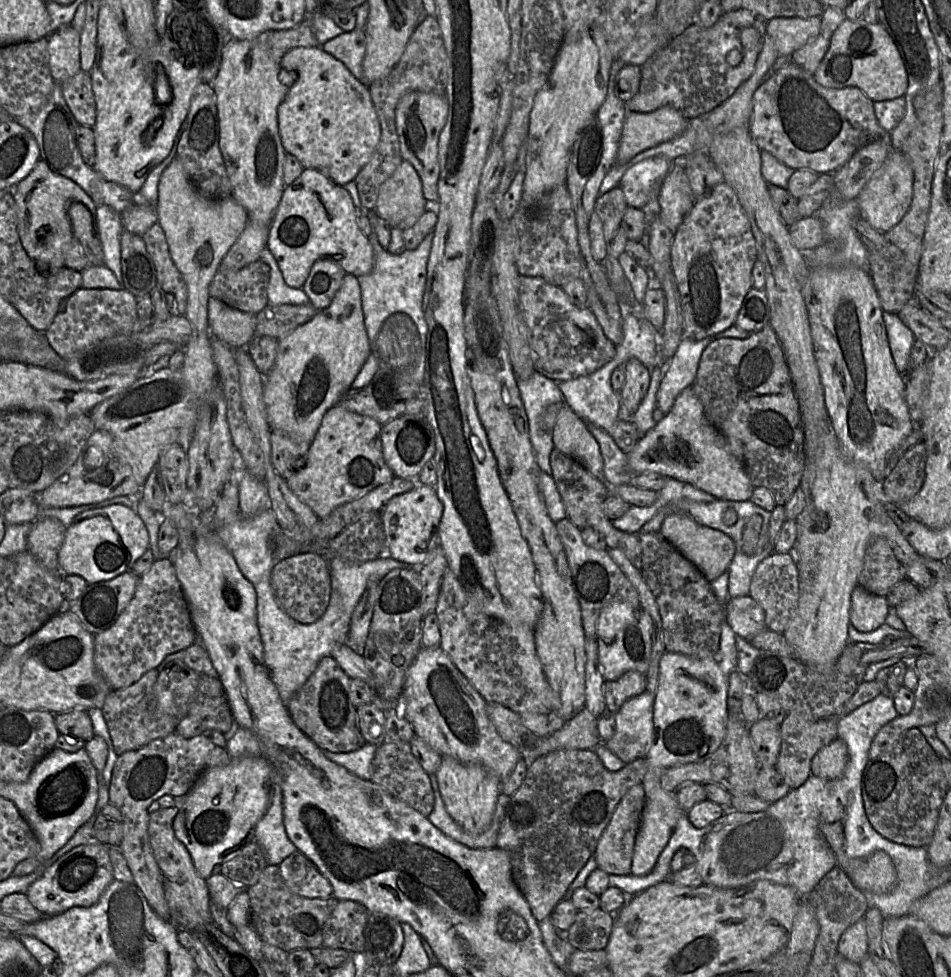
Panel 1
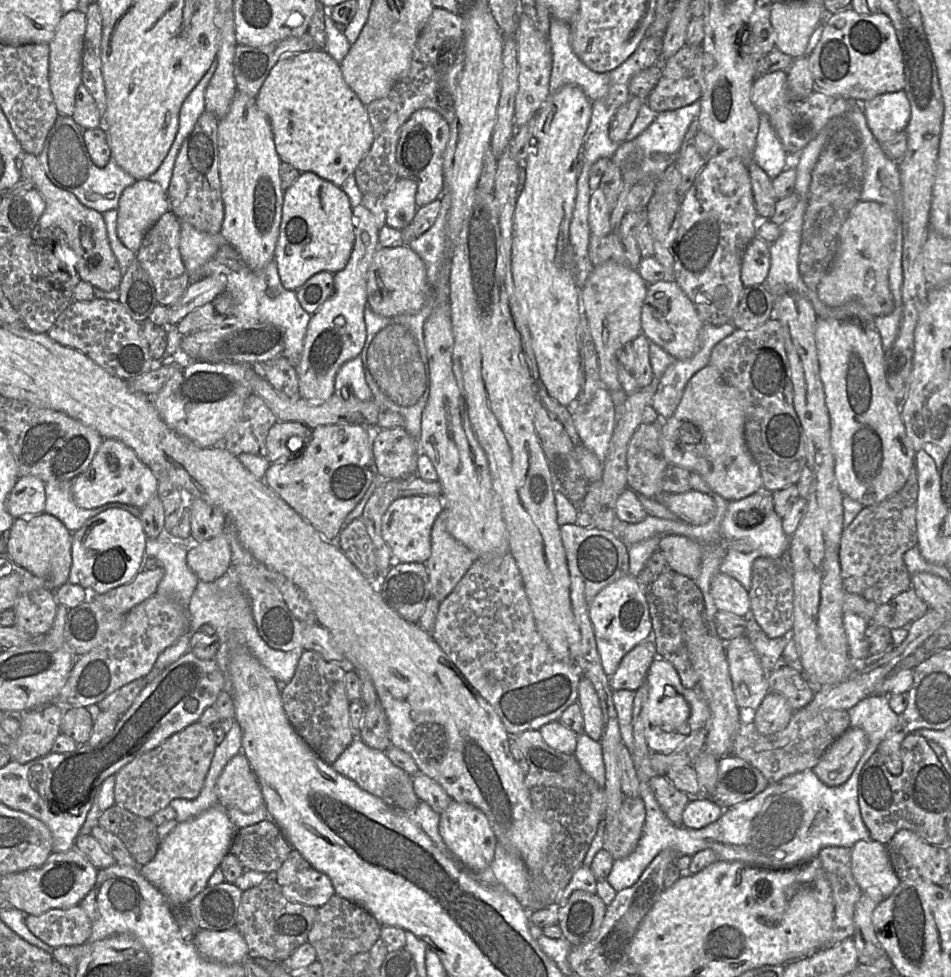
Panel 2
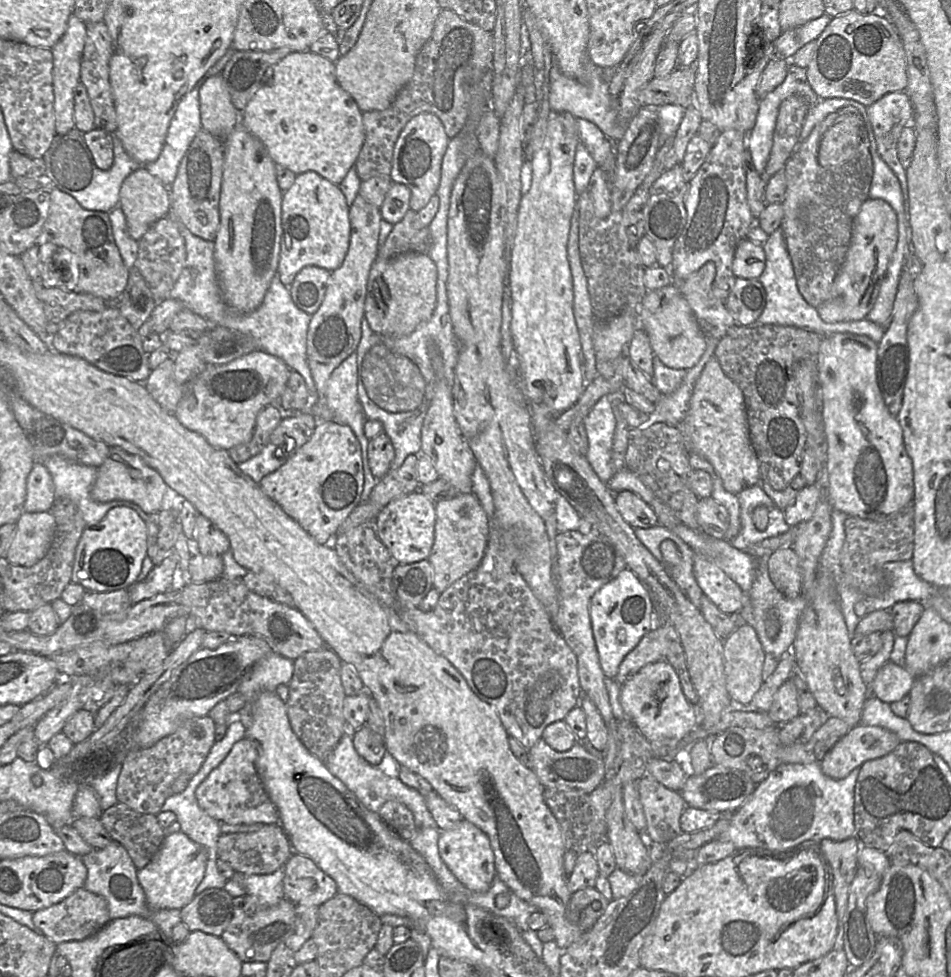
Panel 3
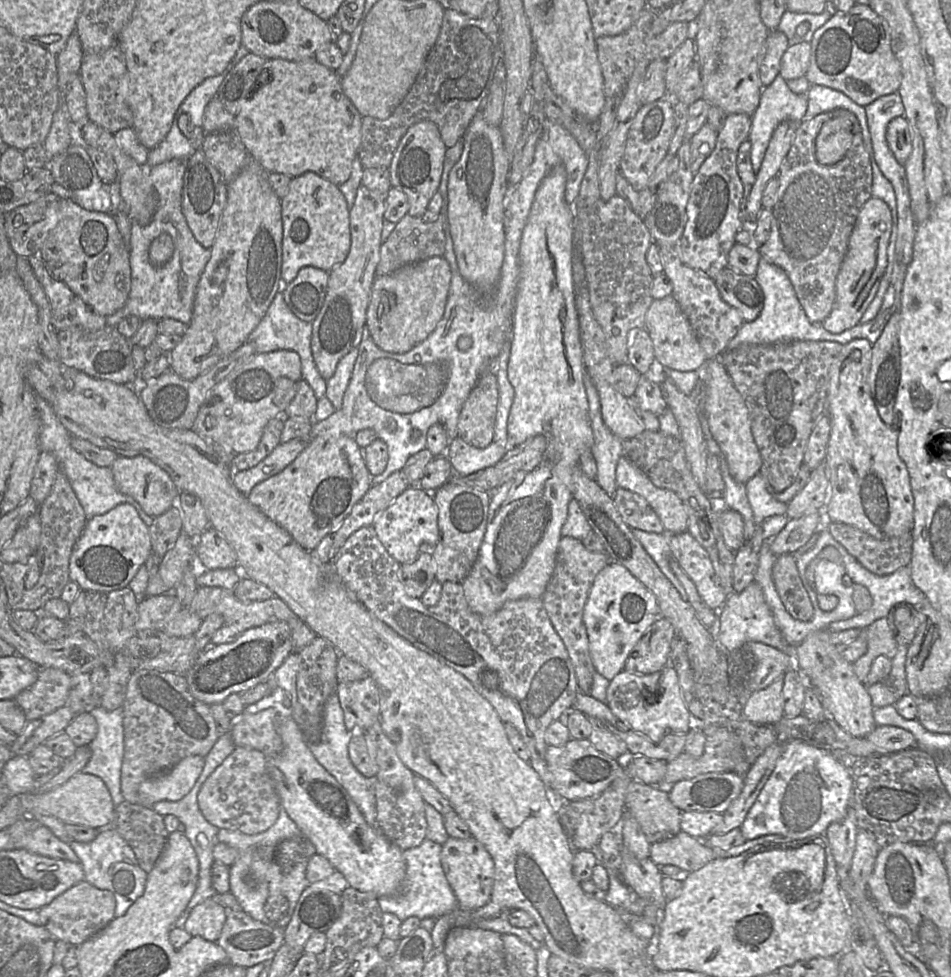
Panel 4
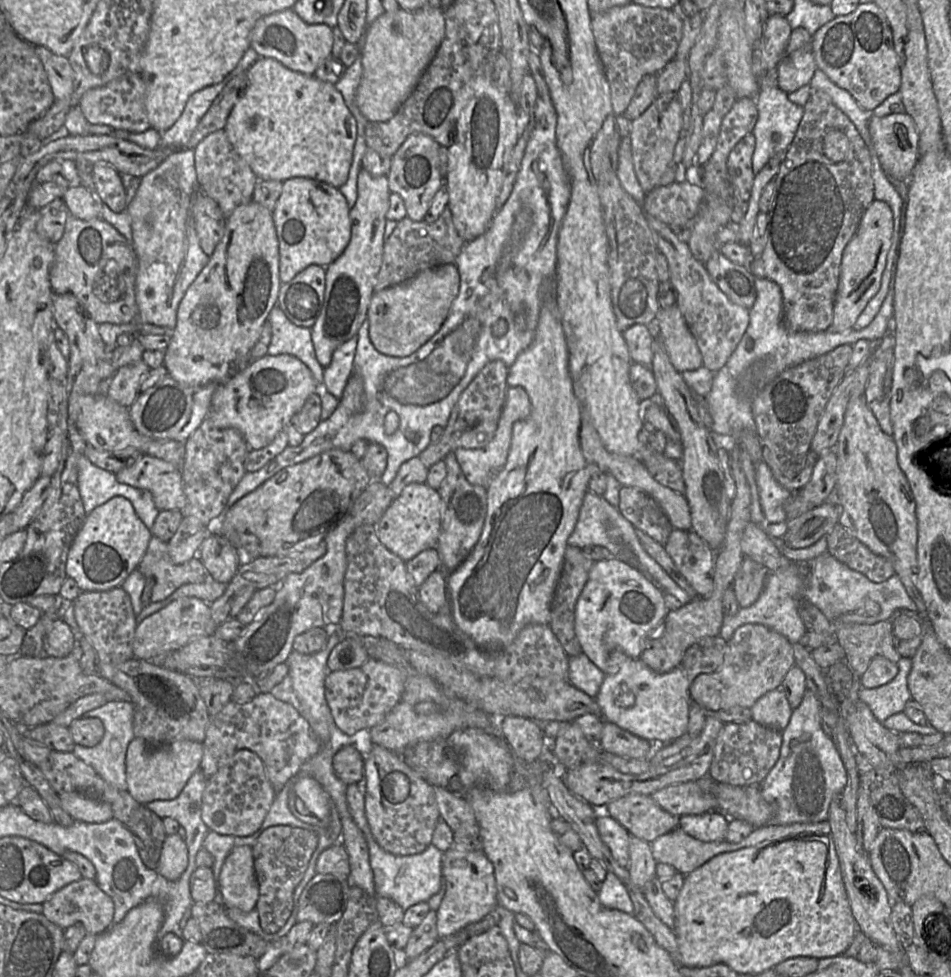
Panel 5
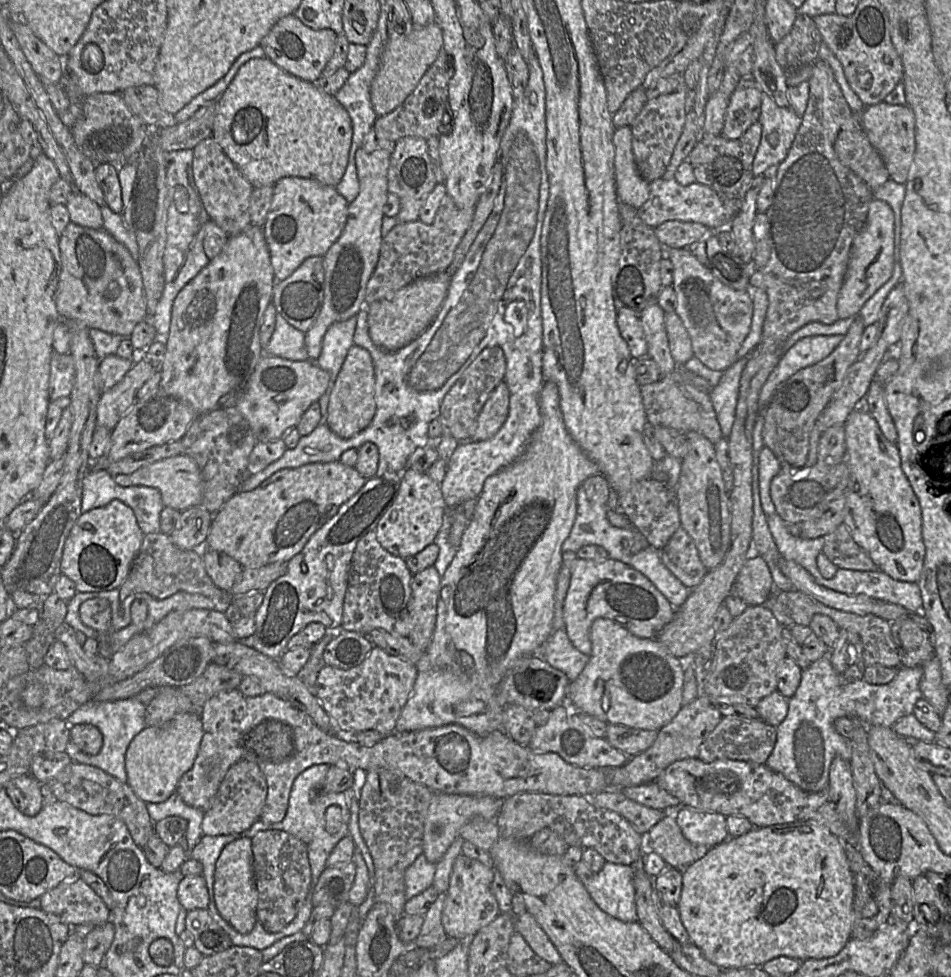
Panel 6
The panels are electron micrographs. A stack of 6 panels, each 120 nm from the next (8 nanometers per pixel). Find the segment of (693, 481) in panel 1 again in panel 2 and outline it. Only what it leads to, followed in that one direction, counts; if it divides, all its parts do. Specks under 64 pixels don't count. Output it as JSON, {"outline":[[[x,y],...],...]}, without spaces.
{"outline":[[[707,364],[701,370],[696,372],[688,381],[685,386],[681,400],[675,409],[673,415],[668,419],[661,420],[659,419],[659,445],[663,454],[664,459],[669,464],[669,466],[678,466],[683,469],[688,470],[689,472],[695,472],[699,474],[705,483],[711,488],[712,491],[720,495],[727,502],[741,500],[745,497],[748,497],[762,488],[762,478],[760,474],[760,469],[752,454],[750,453],[746,441],[744,439],[744,410],[742,405],[742,397],[739,392],[727,385],[719,372],[714,366]]]}

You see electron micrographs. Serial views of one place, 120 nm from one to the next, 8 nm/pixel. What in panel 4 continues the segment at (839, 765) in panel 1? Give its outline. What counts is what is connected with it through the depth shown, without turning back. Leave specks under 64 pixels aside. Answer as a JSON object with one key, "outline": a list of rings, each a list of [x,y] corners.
{"outline":[[[876,726],[864,738],[852,737],[846,749],[854,757],[886,755],[916,746],[916,739],[909,731],[896,726]]]}

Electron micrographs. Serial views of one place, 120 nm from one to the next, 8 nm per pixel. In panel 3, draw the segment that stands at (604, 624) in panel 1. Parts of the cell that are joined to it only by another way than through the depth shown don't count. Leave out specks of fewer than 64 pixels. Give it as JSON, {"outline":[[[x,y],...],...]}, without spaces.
{"outline":[[[627,567],[595,592],[589,605],[589,615],[599,663],[606,678],[616,677],[624,657],[653,630],[652,611],[652,601],[647,587]]]}

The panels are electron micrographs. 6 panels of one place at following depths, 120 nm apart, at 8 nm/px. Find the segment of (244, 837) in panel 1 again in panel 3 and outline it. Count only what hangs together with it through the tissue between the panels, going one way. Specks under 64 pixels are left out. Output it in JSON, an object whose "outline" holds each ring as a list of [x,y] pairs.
{"outline":[[[182,831],[165,836],[153,859],[137,871],[137,878],[145,893],[148,906],[155,910],[181,910],[189,904],[204,877],[206,862],[205,849]]]}

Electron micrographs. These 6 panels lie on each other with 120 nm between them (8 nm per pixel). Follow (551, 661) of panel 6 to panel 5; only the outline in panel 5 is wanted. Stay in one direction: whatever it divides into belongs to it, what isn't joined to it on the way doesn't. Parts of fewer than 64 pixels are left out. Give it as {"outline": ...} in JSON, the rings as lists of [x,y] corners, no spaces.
{"outline":[[[583,653],[568,659],[568,681],[588,696],[595,698],[605,674]]]}

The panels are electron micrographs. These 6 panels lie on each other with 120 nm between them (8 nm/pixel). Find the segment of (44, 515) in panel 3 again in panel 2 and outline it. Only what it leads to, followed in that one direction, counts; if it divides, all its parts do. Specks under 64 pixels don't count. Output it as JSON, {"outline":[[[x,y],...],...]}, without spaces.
{"outline":[[[43,512],[14,520],[6,535],[5,552],[20,567],[46,580],[46,589],[56,591],[68,582],[72,564],[72,532],[55,516]]]}

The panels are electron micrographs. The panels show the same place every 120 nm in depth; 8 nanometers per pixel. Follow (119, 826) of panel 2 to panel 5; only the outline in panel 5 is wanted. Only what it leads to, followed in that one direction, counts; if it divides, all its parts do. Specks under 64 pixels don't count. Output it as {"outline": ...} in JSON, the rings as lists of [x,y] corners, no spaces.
{"outline":[[[141,805],[131,813],[127,825],[131,832],[139,855],[149,869],[156,869],[167,834],[163,819]]]}

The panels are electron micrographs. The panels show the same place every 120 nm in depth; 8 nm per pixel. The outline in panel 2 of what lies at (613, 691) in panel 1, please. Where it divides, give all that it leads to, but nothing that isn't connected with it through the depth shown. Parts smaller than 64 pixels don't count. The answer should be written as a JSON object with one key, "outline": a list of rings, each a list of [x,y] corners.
{"outline":[[[652,638],[636,645],[621,660],[615,673],[610,676],[610,688],[632,690],[636,692],[644,681],[648,670],[657,657],[657,650]]]}

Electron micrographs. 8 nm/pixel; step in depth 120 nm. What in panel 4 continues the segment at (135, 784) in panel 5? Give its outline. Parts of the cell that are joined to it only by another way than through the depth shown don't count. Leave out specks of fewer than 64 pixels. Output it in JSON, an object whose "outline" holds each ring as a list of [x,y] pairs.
{"outline":[[[188,756],[170,770],[146,779],[139,786],[140,803],[144,807],[150,807],[162,800],[182,799],[194,786],[204,764],[205,757]]]}

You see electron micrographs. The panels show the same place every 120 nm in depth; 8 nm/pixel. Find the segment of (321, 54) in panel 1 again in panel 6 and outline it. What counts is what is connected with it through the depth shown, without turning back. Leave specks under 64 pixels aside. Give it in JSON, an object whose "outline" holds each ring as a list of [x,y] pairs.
{"outline":[[[267,57],[262,59],[251,59],[243,64],[225,92],[216,100],[212,138],[222,147],[225,154],[254,188],[274,185],[279,179],[288,176],[314,179],[320,183],[335,187],[346,171],[352,137],[353,127],[351,118],[335,96],[323,92],[316,83],[304,81],[287,73]]]}

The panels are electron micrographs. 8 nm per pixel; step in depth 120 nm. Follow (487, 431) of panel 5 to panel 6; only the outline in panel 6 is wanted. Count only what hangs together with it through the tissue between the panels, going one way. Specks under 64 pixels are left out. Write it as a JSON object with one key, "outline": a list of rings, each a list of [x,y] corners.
{"outline":[[[499,346],[487,347],[481,351],[442,400],[438,417],[442,436],[452,436],[460,443],[471,441],[477,417],[491,392],[504,380],[505,370],[506,359]]]}

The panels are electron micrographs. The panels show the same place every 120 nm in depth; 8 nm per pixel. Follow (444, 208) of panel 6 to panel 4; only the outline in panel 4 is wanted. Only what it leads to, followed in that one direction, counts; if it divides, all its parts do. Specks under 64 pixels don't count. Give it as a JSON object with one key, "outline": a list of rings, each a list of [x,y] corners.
{"outline":[[[441,212],[434,222],[424,222],[421,217],[413,217],[408,213],[396,224],[394,230],[380,248],[380,261],[376,268],[376,276],[382,276],[397,269],[431,257],[443,256],[445,252],[445,222]]]}

